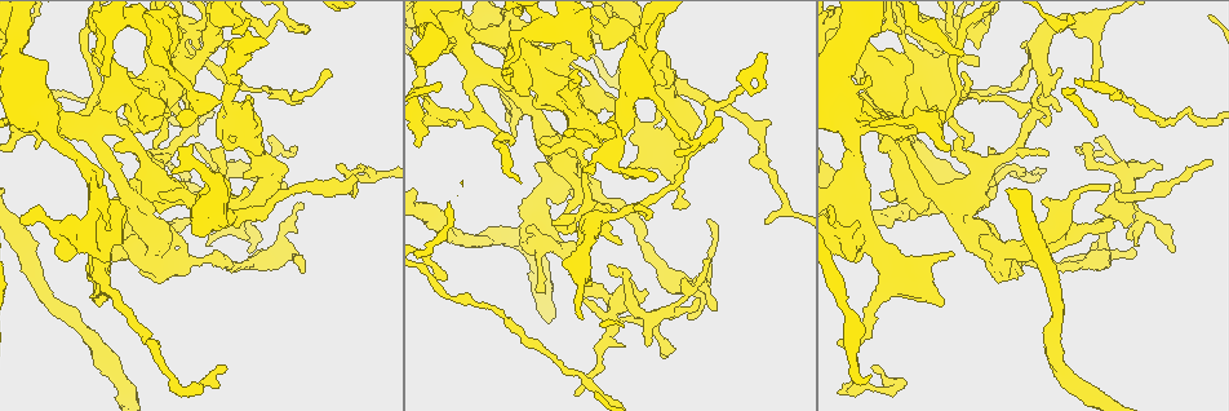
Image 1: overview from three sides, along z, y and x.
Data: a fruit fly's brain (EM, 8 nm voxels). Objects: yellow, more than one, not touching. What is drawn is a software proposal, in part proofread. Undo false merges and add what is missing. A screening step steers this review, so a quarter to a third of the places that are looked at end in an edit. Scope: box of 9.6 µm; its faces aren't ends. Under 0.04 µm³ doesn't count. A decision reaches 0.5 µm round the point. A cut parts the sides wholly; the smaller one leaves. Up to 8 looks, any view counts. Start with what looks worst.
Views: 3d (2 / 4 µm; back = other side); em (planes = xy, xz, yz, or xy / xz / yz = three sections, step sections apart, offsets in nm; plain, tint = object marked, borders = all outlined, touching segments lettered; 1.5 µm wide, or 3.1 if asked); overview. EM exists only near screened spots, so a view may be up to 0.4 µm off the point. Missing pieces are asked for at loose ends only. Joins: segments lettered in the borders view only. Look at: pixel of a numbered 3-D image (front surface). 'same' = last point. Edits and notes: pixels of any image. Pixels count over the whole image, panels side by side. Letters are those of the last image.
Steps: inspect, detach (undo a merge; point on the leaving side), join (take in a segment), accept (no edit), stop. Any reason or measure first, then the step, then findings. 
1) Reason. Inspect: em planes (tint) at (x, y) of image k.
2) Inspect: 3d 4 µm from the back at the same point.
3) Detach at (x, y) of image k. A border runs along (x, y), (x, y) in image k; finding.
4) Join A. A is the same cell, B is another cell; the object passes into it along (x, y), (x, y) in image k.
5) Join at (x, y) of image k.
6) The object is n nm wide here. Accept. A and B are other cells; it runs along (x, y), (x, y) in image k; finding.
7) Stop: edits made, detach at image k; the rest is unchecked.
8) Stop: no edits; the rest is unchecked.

An open end. Inspect: 3d 4 µm at (306, 29) of image 1.

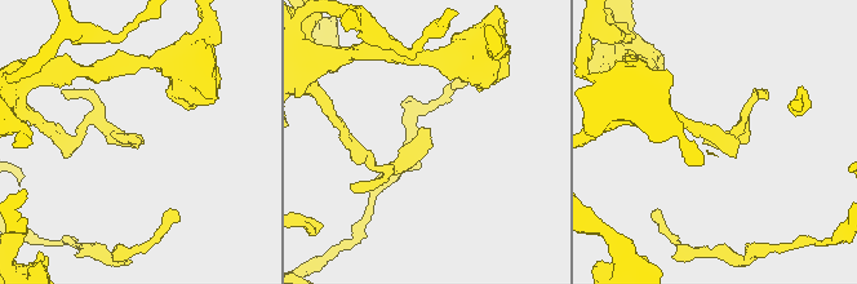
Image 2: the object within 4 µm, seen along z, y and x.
Inspect: em xz step 4 (tint) at (420, 128) of image 2.

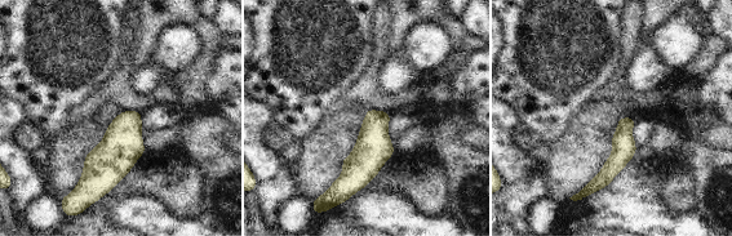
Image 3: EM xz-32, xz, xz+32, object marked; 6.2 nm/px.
Cut it another way. Inspect: em planes (borders) at the same point.

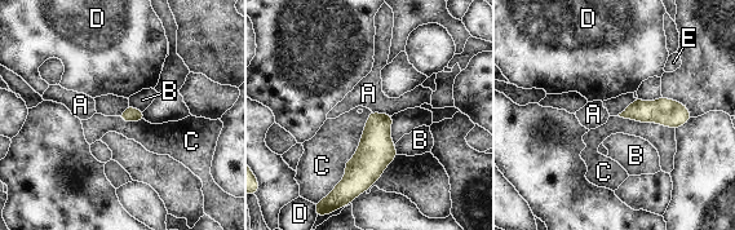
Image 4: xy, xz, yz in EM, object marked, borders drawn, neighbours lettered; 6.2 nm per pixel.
Accept. A, B, C, D and E are other cells; a border runs along (371, 111), (344, 177), (326, 197) in image 4; none of them fits.

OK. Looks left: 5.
Branch stops here. Inspect: 3d 2 µm at (1037, 177) of image 1.

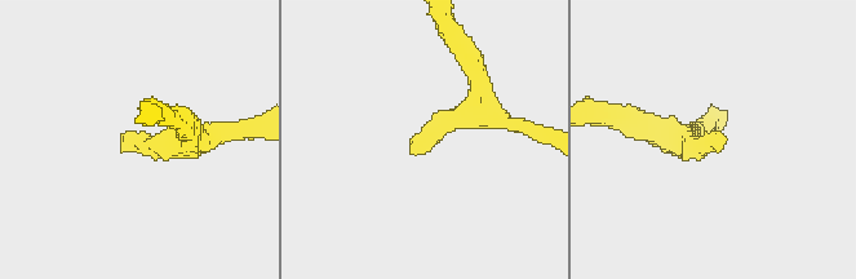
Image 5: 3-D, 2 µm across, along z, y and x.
Shape alone is not enough. Inspect: em planes (borders) at (412, 149) of image 5.

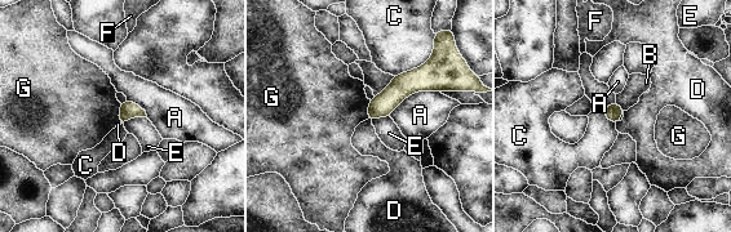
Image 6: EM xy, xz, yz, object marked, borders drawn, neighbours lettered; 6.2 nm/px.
Accept. A, B, C, D, E, F and G are other cells; a border runs along (120, 103), (118, 123) in image 6; none of them fits.

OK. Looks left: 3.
Branch stops here. Inspect: em yz step 8 (tint) at (1095, 92) of image 1.

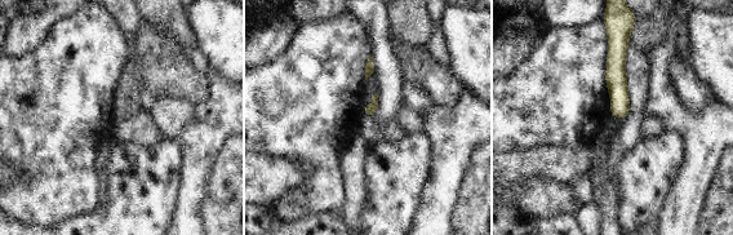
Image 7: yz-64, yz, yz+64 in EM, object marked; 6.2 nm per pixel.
Inspect: em planes (borders) at the same point.

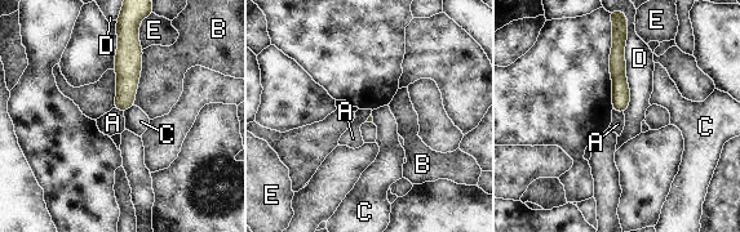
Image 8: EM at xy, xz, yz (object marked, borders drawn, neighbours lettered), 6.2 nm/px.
Accept. A, B, C, D and E are other cells; it runs along (616, 38), (621, 108) in image 8; no lettered segment goes on from it.

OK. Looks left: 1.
Stop: no edits; the rest is unchecked.

